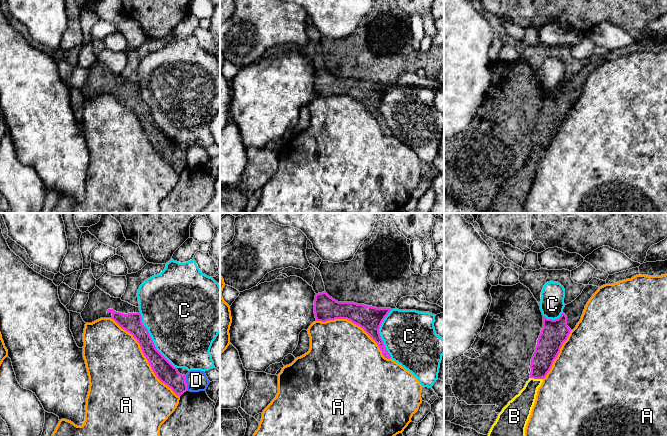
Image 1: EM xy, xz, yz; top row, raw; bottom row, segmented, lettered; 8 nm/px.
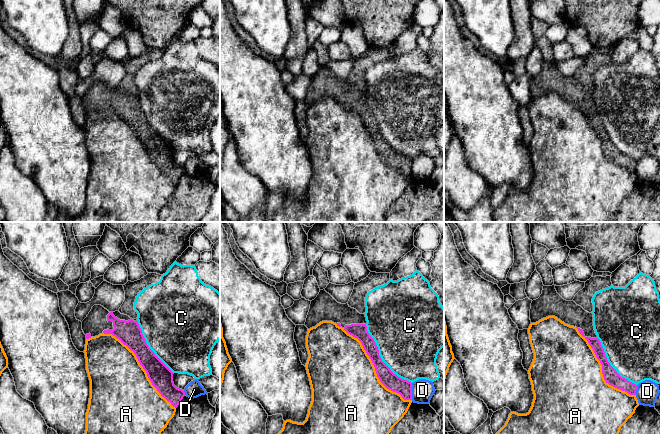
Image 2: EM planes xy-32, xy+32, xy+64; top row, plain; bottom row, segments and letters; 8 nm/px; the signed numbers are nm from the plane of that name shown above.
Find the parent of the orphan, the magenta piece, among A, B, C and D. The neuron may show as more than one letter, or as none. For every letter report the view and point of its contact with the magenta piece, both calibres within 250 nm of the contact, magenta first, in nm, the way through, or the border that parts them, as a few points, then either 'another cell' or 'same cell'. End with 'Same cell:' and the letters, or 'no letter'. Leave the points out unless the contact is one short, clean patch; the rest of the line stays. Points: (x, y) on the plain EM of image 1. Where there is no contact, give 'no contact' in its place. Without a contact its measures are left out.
A: xy (145, 132) | 160/500 nm | another cell
B: yz (536, 154) | 190/180 nm | same cell
C: xy (152, 117) | 160/480 nm | another cell
D: xy (185, 158) | 160/170 nm | along xy (185, 151), (187, 165) | another cell
Same cell: B

